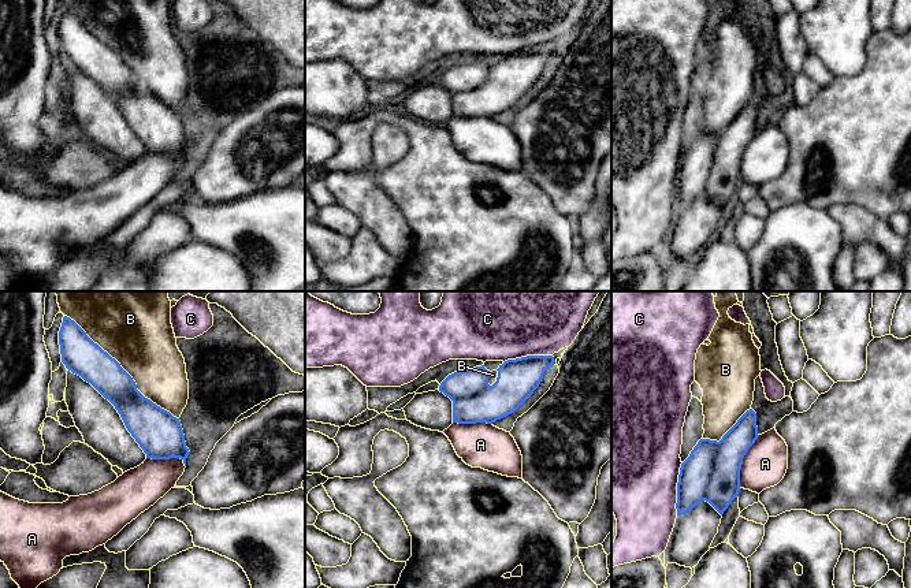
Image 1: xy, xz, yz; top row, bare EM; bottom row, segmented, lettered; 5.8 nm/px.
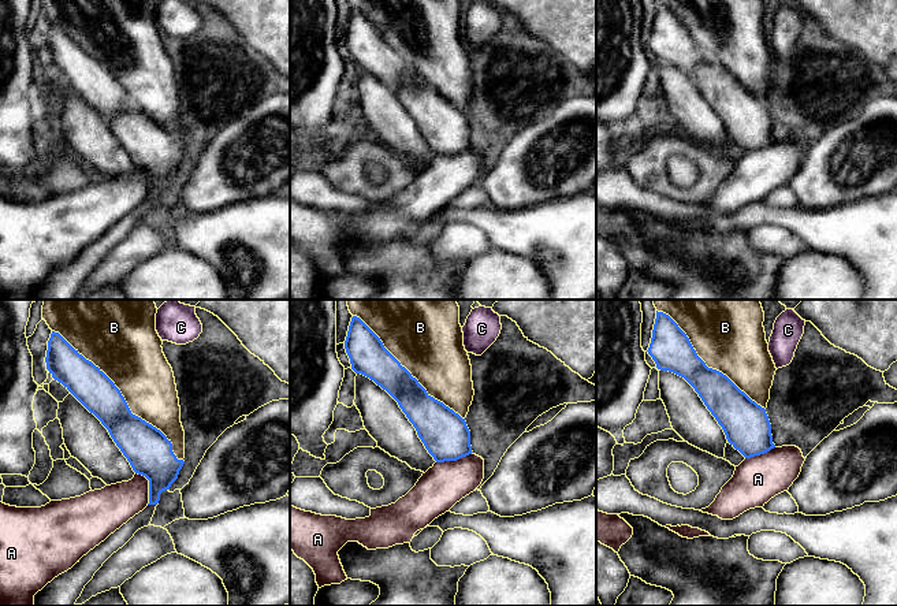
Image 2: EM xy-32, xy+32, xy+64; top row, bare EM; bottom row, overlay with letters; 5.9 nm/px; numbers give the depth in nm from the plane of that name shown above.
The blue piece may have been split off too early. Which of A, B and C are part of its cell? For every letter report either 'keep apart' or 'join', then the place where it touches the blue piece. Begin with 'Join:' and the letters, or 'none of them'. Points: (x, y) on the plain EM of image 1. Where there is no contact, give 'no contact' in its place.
Join: B
A: keep apart; meets blue in yz at (742, 155)
B: join; meets blue in xy at (123, 63)
C: keep apart; meets blue in yz at (677, 182)

